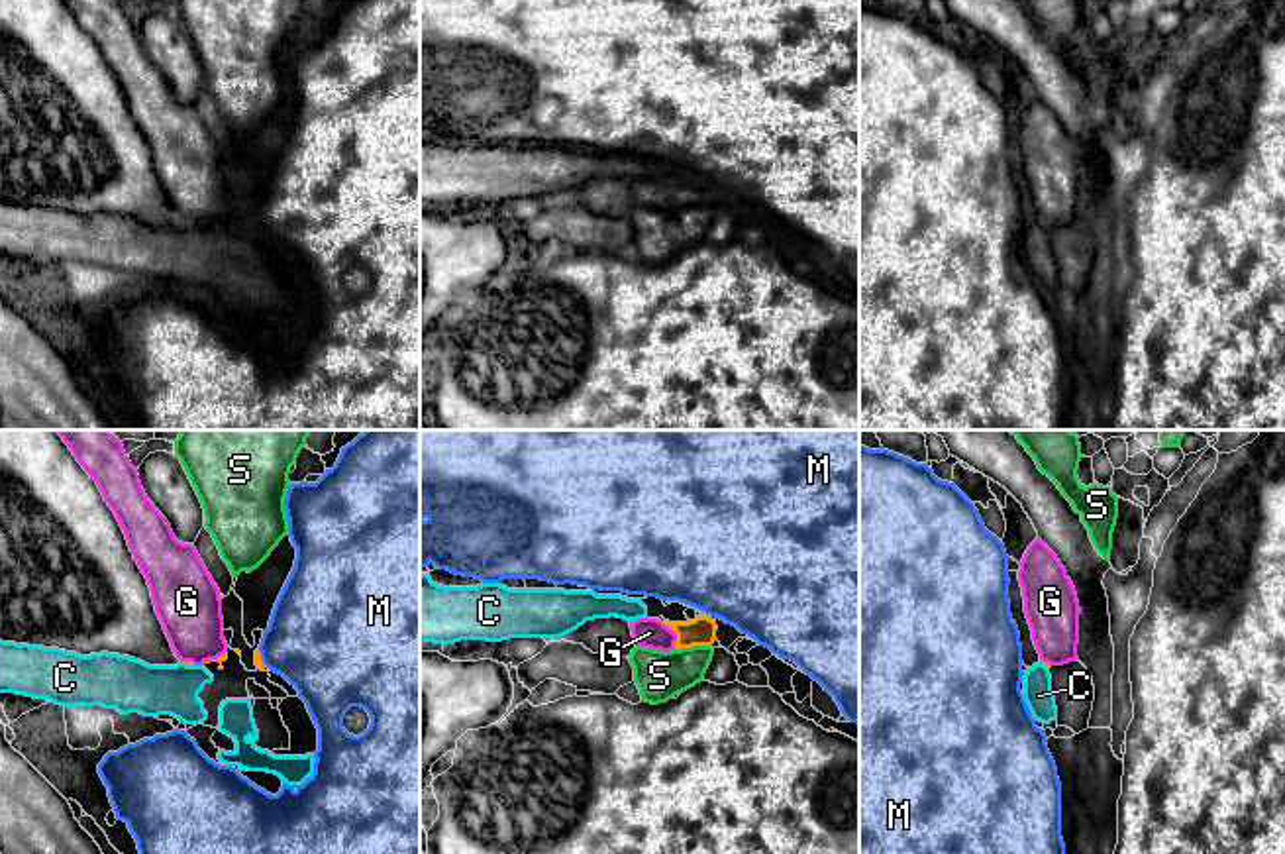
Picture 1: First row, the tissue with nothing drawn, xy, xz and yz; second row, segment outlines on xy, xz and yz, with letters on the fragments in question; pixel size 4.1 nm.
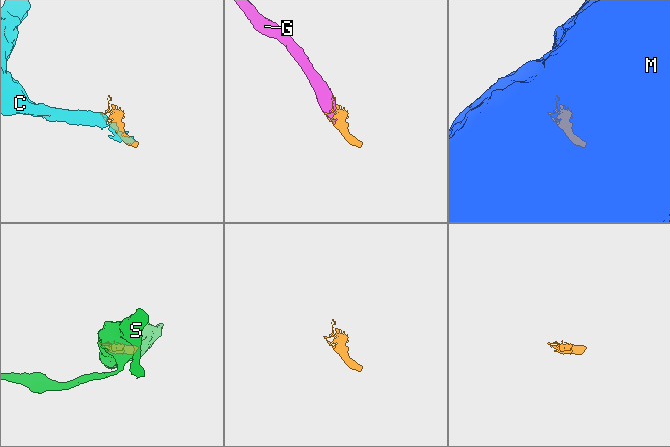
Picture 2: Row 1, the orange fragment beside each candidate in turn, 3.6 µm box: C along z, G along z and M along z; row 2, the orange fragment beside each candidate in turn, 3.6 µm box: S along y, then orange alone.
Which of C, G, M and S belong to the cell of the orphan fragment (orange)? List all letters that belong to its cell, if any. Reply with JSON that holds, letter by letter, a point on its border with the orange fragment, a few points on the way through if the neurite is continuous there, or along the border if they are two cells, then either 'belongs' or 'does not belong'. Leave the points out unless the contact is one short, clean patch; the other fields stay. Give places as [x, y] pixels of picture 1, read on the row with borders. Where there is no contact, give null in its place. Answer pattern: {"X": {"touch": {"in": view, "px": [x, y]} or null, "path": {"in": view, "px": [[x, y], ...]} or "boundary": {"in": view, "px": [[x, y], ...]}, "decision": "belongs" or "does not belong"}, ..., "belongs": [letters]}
{"C": {"touch": {"in": "xy", "px": [189, 664]}, "decision": "does not belong"}, "G": {"touch": {"in": "xz", "px": [675, 633]}, "decision": "belongs"}, "M": {"touch": {"in": "xy", "px": [259, 656]}, "decision": "does not belong"}, "S": {"touch": {"in": "xz", "px": [693, 644]}, "decision": "does not belong"}, "belongs": ["G"]}

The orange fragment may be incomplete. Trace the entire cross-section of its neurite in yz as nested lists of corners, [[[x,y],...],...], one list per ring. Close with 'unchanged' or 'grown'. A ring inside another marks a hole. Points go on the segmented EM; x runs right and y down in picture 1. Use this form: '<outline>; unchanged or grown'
[[[1040,538],[1028,546],[1020,561],[1018,581],[1044,666],[1050,669],[1077,662],[1081,614],[1077,593],[1057,556]]]; grown

